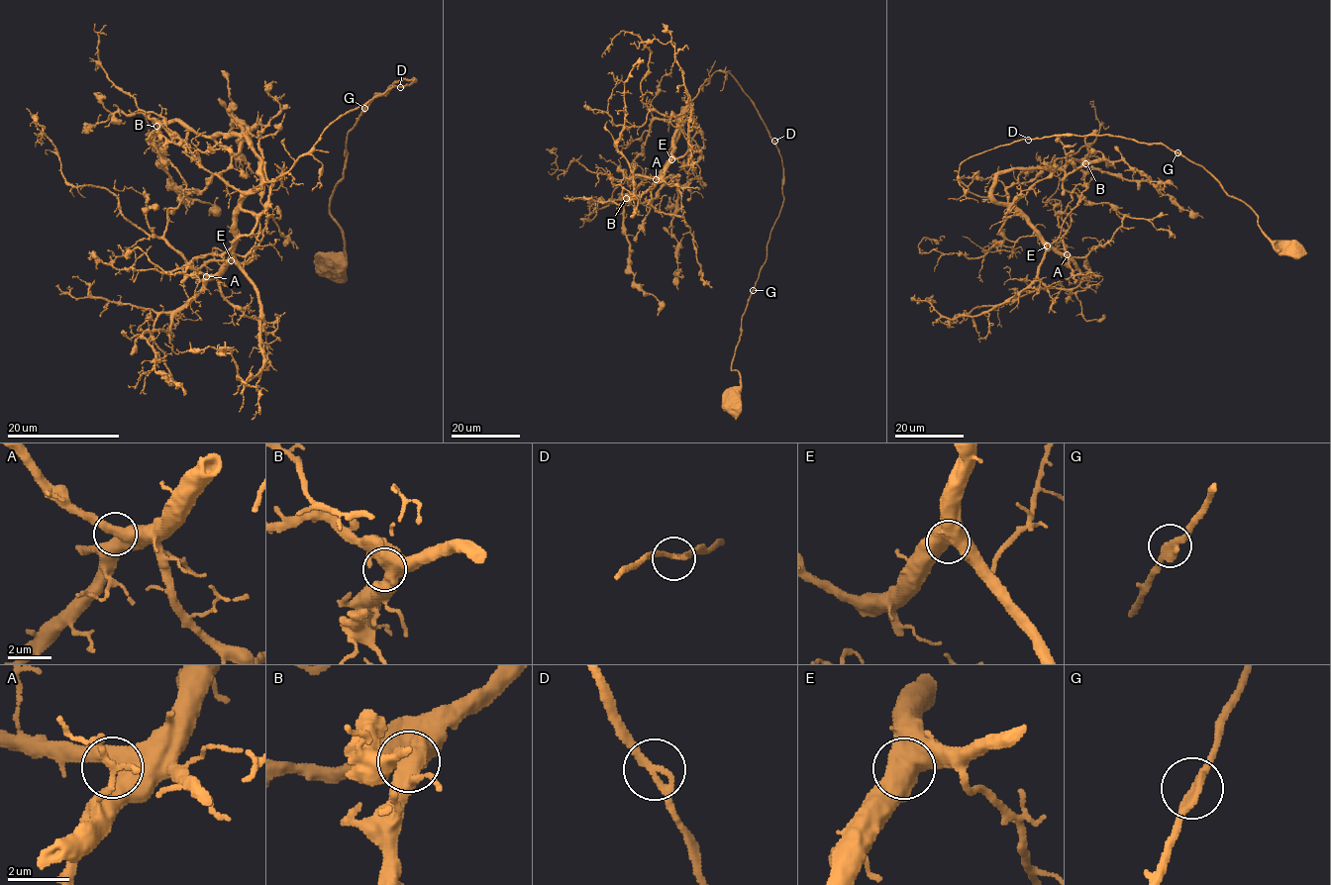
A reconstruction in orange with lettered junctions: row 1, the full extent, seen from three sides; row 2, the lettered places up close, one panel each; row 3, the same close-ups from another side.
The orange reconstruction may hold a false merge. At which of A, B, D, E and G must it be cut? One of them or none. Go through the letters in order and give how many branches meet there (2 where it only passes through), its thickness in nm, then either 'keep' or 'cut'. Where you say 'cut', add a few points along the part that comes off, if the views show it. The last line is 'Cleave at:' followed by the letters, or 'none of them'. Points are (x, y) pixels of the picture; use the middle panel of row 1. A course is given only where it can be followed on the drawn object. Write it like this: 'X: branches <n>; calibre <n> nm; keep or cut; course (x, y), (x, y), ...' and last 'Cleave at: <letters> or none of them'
A: branches 2; calibre 600 nm; keep
B: branches 2; calibre 650 nm; keep
D: branches 2; calibre 220 nm; keep
E: branches 2; calibre 600 nm; keep
G: branches 2; calibre 320 nm; keep
Cleave at: none of them

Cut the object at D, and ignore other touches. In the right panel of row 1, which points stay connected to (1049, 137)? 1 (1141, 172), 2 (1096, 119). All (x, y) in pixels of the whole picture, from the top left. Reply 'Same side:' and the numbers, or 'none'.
Same side: none

